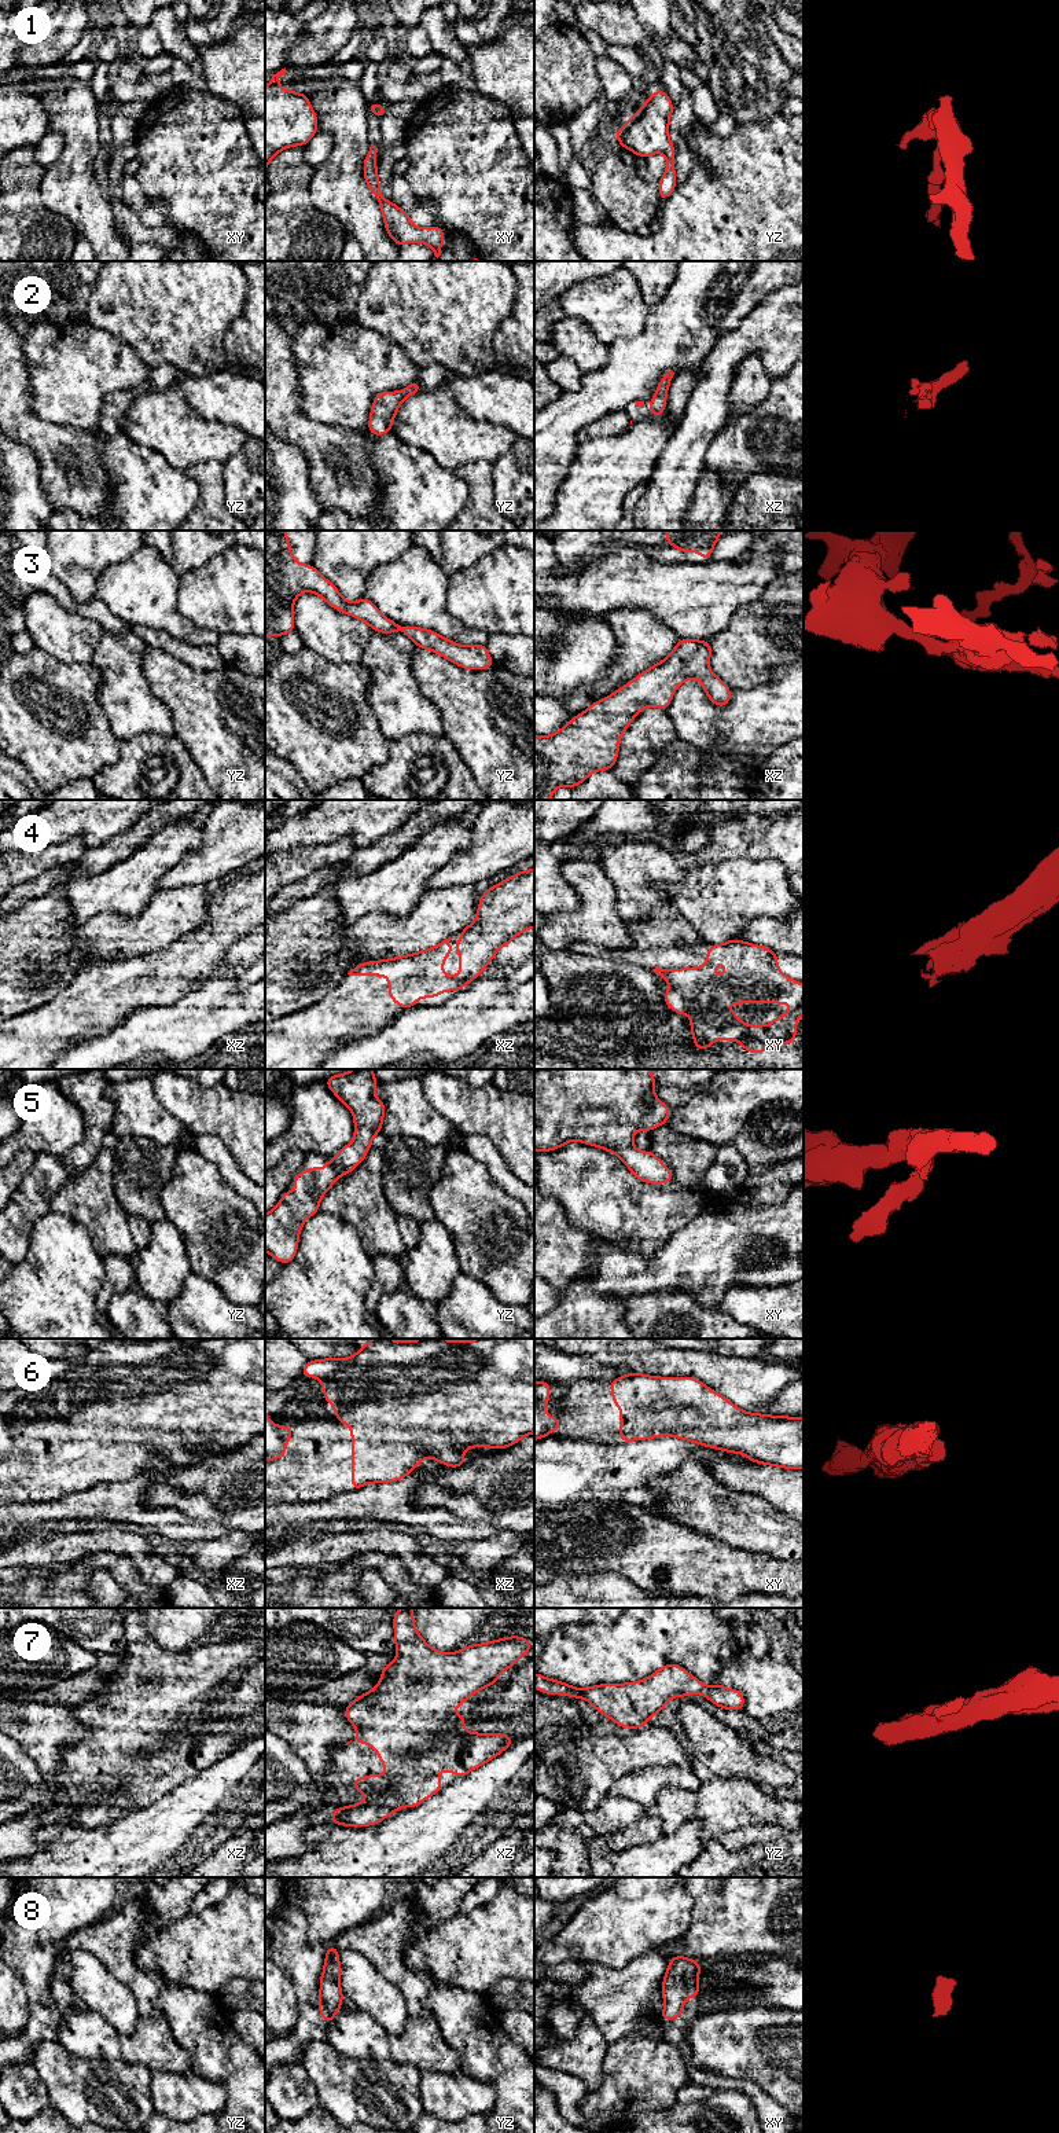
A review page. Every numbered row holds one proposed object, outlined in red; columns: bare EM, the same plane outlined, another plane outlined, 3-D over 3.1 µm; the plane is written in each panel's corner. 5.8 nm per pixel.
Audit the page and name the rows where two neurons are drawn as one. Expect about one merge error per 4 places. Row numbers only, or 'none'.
none

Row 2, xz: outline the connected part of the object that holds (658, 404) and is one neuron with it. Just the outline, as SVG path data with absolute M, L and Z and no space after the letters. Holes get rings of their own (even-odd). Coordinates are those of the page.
M670 370L665 374L665 377L659 381L657 386L657 394L650 399L651 403L651 418L659 418L666 408L666 394L668 388L672 383L674 372Z

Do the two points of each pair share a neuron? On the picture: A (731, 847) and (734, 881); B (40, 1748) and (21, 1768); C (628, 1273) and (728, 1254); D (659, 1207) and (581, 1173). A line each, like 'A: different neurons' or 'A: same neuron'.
A: different neurons
B: different neurons
C: same neuron
D: same neuron

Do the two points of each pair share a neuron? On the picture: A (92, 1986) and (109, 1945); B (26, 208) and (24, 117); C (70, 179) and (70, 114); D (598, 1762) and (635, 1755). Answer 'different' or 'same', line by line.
A: different
B: different
C: same
D: same

